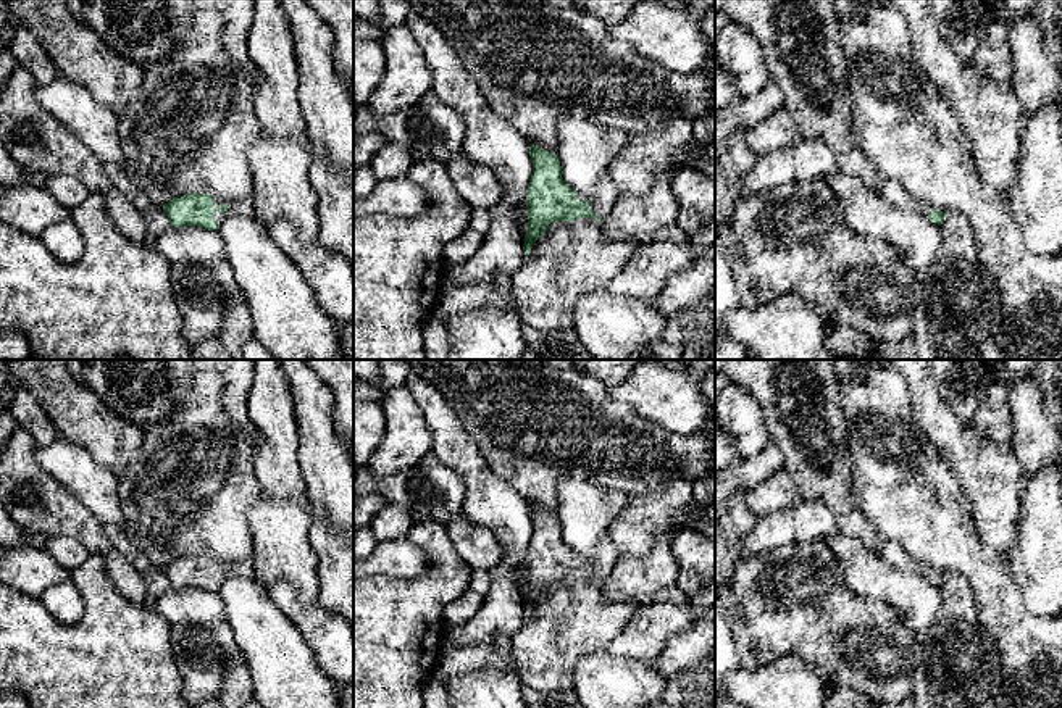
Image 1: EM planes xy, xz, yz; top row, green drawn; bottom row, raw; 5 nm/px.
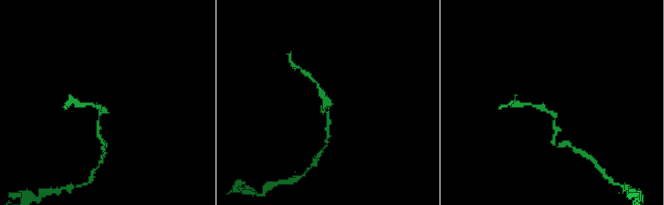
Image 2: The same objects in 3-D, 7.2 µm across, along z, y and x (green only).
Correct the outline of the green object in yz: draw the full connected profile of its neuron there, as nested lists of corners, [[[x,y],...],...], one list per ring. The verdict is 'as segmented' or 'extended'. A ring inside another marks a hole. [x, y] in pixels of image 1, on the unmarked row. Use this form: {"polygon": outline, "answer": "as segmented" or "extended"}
{"polygon": [[[884,540],[881,542],[881,555],[886,563],[897,569],[914,571],[923,577],[926,577],[934,585],[941,587],[944,582],[946,574],[931,566],[917,561],[912,555],[905,552],[905,548],[896,540]]], "answer": "extended"}

